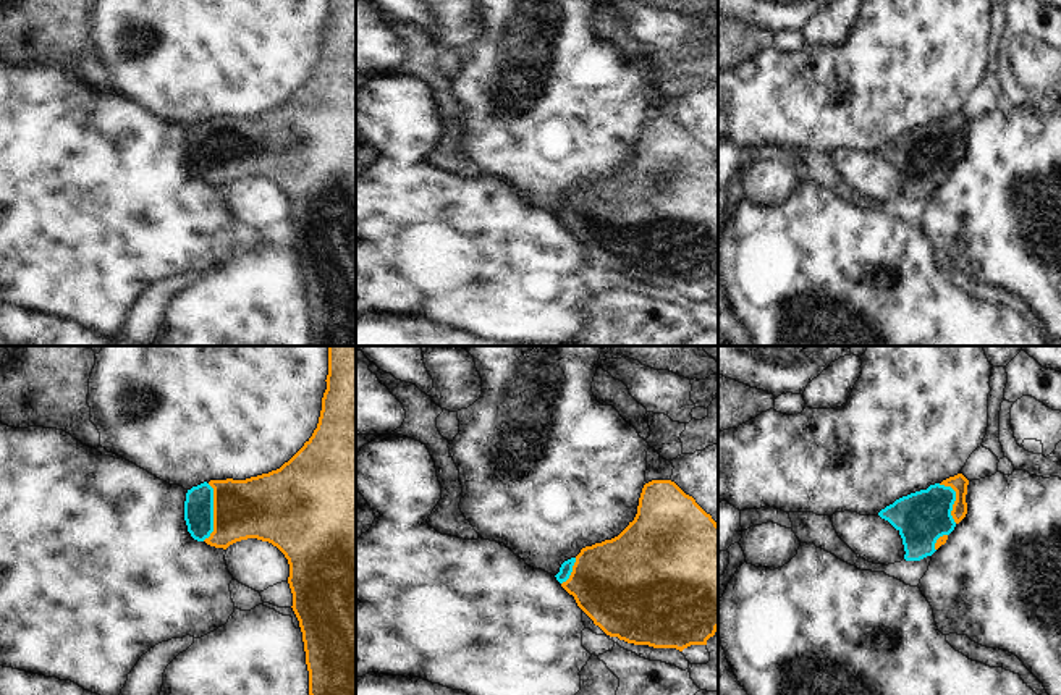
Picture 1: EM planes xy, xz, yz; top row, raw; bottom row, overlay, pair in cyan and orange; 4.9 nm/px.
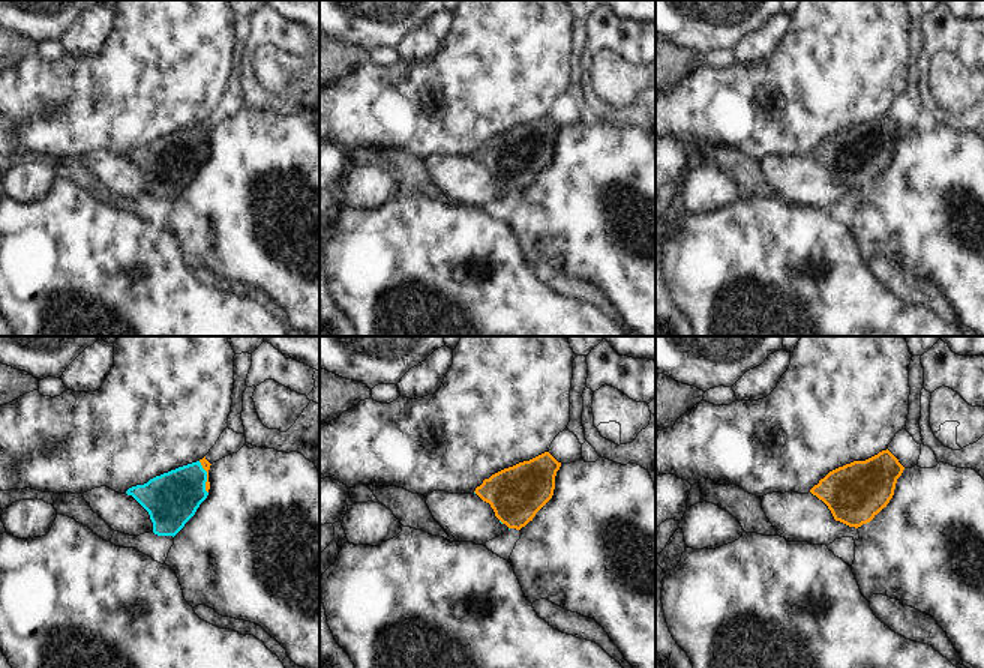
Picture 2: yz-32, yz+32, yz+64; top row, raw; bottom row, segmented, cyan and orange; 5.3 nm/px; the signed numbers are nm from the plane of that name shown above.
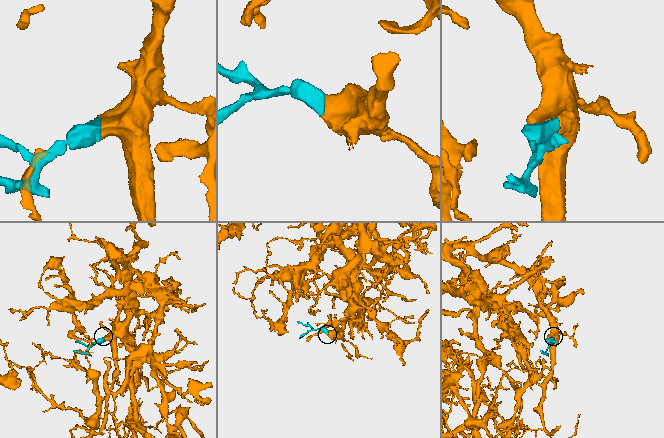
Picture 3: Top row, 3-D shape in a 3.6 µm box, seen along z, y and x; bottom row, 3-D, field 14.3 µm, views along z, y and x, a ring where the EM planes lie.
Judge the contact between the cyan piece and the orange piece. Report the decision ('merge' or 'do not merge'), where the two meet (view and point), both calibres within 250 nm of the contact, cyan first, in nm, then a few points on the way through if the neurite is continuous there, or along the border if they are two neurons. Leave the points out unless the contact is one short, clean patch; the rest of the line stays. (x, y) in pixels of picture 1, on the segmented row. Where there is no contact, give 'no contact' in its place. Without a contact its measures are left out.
merge; meets cyan in xy at (212, 513); 140 nm thick on the cyan side, 320 nm on the other

